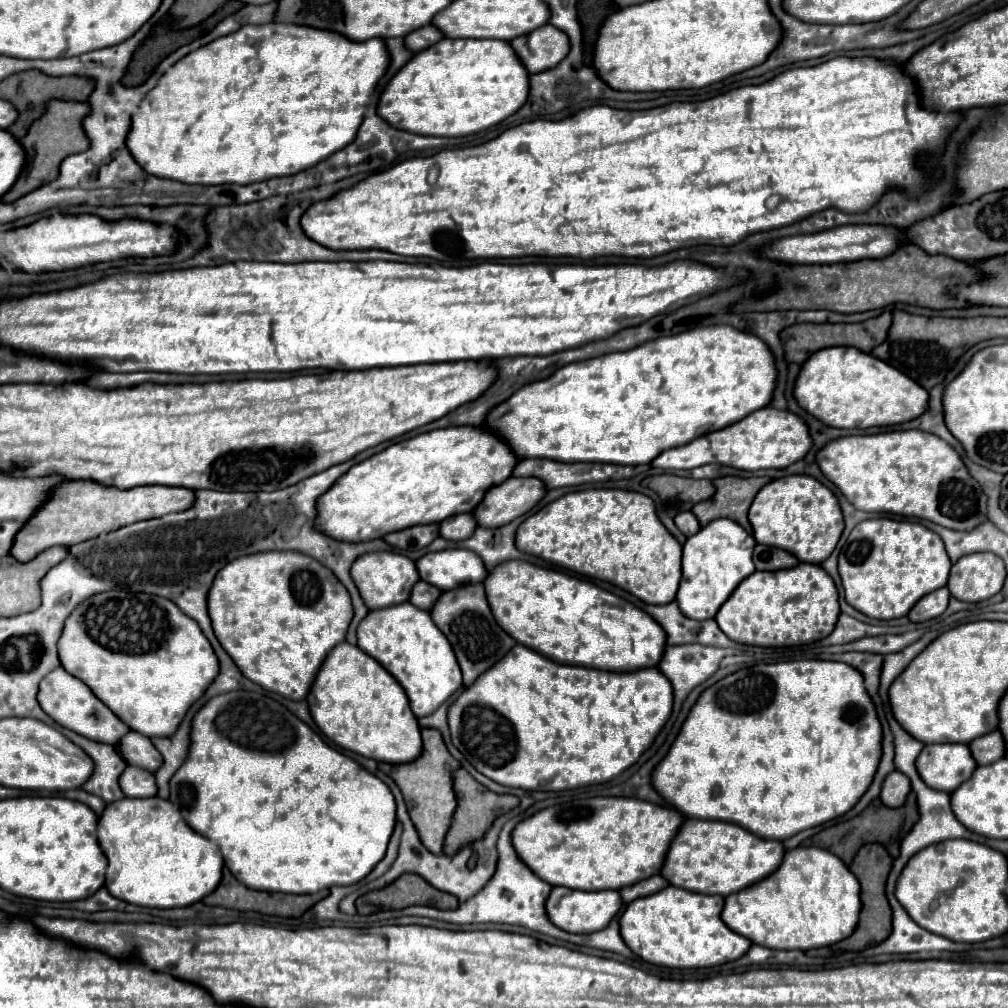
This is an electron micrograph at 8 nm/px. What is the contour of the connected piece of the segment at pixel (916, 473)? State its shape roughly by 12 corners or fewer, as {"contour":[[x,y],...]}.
{"contour":[[923,430],[845,436],[817,464],[857,508],[969,532],[987,496]]}

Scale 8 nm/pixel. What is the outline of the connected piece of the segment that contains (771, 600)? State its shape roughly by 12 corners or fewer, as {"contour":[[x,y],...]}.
{"contour":[[817,564],[753,572],[715,620],[731,640],[799,646],[837,624]]}

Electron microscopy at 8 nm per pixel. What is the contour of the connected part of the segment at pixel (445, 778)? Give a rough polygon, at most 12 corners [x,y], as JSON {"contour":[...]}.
{"contour":[[439,730],[423,752],[385,766],[401,788],[423,846],[443,852],[455,812],[451,772],[461,764]]}

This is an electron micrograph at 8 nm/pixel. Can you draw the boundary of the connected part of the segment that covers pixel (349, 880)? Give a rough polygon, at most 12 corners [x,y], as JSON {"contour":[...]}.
{"contour":[[247,690],[191,722],[171,804],[253,890],[355,884],[395,798]]}

